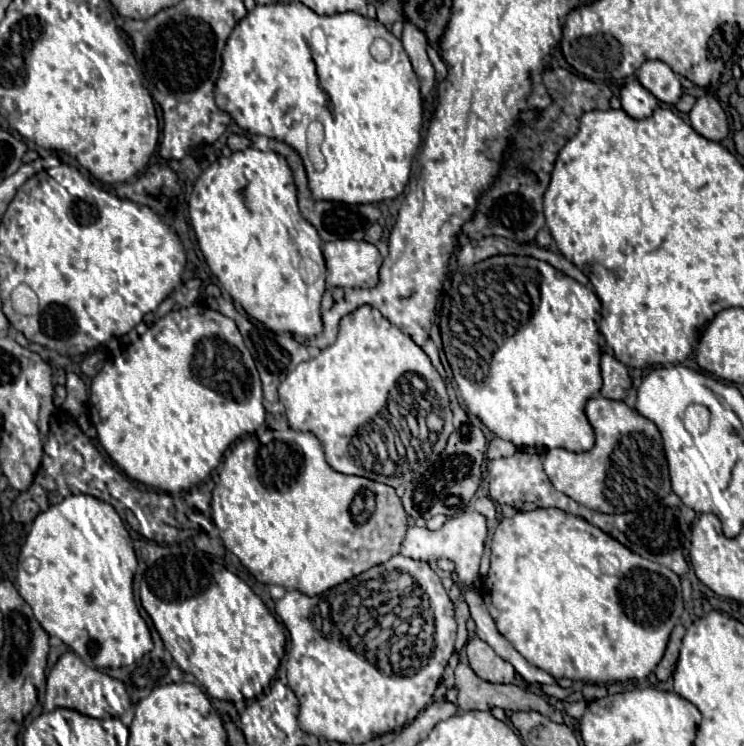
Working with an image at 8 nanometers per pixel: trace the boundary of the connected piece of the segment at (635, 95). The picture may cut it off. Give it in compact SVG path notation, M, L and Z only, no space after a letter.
M636 79L622 87L620 101L622 101L622 109L636 119L650 117L658 107L656 97L652 97L652 93L648 93L648 89L644 89Z

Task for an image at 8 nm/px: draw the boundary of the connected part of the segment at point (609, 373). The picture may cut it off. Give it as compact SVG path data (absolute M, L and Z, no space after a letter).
M602 355L600 367L602 367L602 379L604 379L600 393L604 397L616 399L616 401L626 399L626 391L632 385L628 369L620 361L616 361L612 355Z

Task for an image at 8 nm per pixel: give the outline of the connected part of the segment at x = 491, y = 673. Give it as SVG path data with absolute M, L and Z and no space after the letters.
M474 637L466 643L466 655L472 671L484 681L512 683L516 677L514 667L502 657L498 657L494 649L488 643L484 643L480 637Z

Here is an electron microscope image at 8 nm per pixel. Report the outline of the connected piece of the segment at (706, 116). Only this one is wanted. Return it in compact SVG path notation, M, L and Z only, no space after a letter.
M702 95L690 111L692 127L710 141L722 141L728 135L728 117L714 95Z

